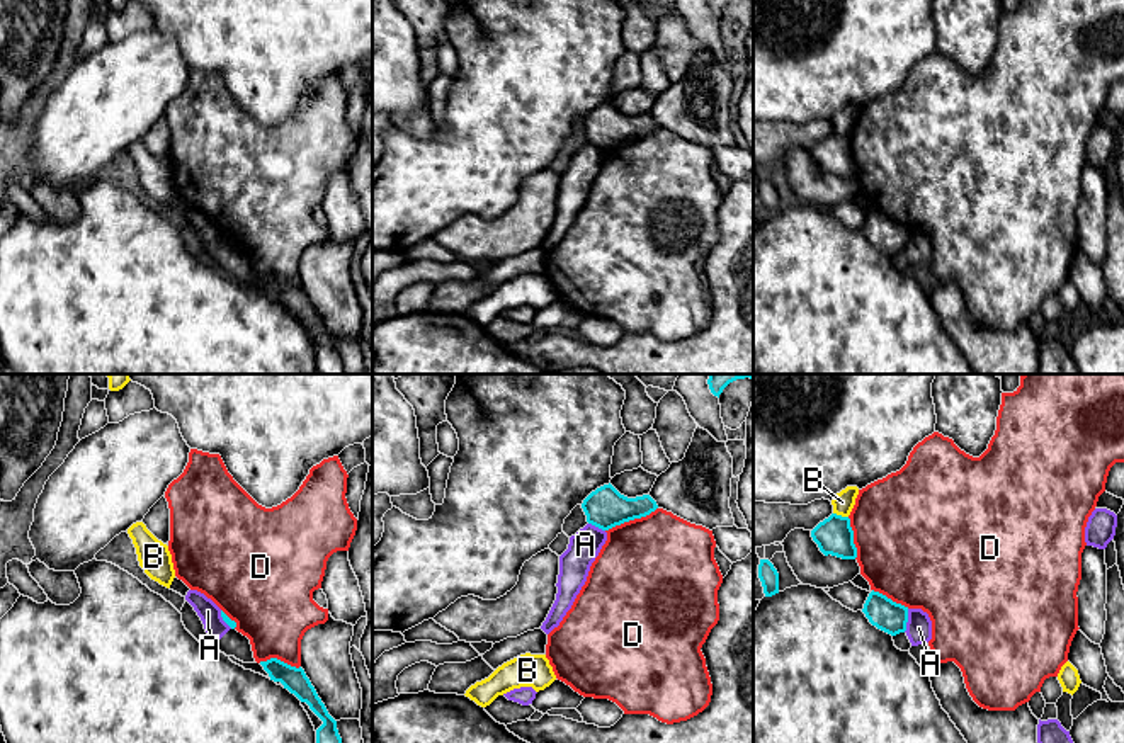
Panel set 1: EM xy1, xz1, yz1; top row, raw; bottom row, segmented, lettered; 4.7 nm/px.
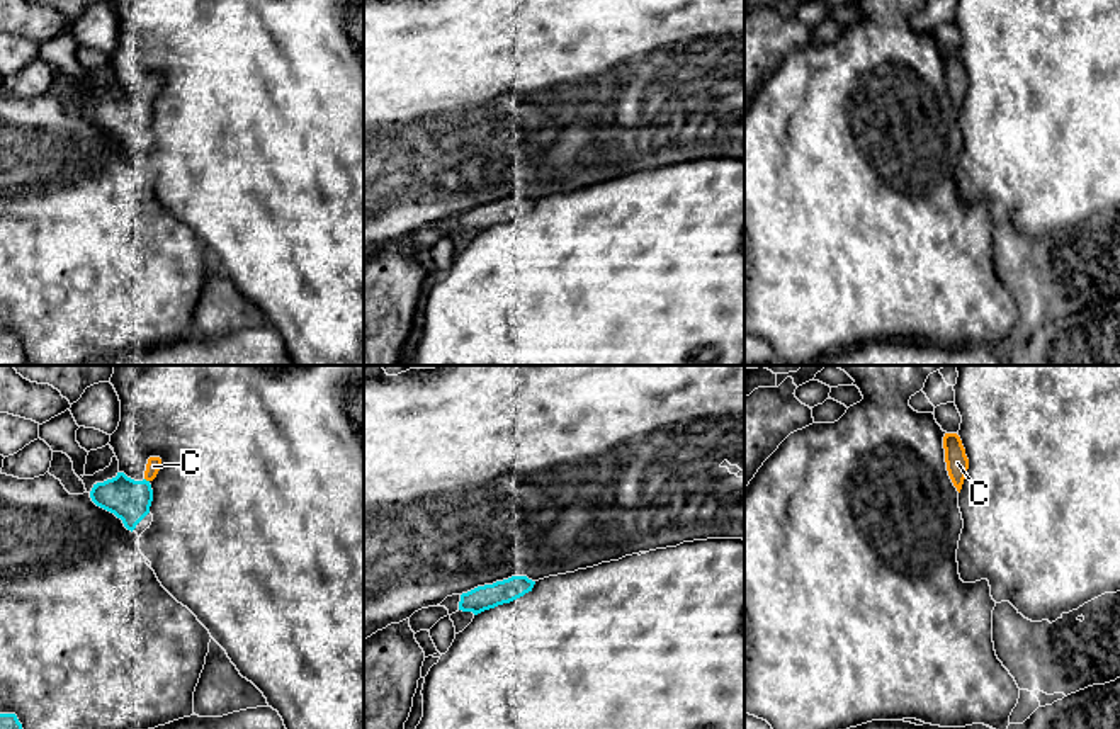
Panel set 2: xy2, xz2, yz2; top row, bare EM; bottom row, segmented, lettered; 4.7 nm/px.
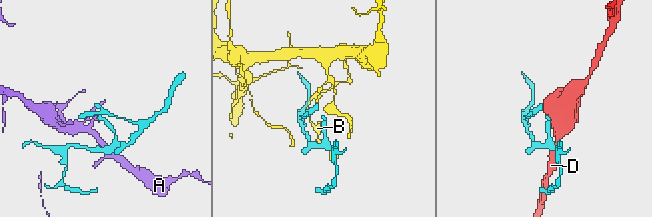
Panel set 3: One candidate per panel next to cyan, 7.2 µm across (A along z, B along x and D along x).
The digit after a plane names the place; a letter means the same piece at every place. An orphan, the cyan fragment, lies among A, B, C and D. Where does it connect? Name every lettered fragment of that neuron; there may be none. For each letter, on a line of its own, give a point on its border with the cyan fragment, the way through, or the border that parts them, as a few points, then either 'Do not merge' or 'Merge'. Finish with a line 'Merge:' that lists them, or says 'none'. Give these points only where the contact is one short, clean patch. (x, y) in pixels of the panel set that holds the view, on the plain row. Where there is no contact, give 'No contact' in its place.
A: Touches cyan at yz1 (907, 240). Boundary: yz1 (908, 228), (903, 250). Do not merge
B: Touches cyan at yz1 (840, 135). Boundary: yz1 (834, 131), (847, 136). Do not merge
C: Touches cyan at xy2 (145, 99). Merge
D: Touches cyan at xz1 (631, 138). Do not merge
Merge: C

